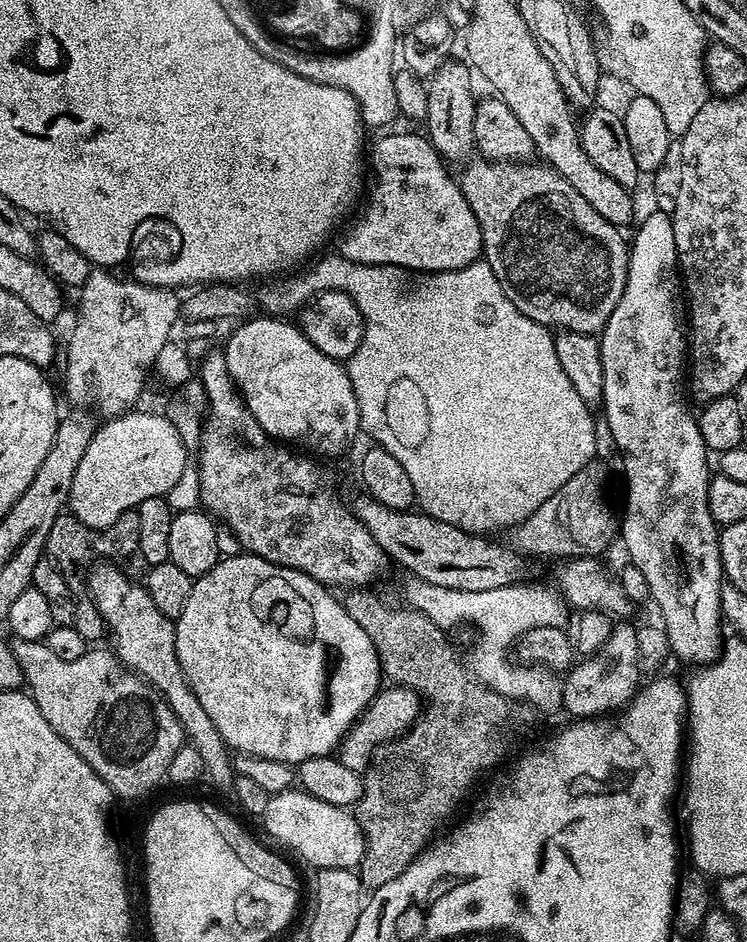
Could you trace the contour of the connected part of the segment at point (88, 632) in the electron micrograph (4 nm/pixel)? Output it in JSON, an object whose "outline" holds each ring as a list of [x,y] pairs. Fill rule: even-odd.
{"outline":[[[135,510],[123,512],[118,522],[114,522],[107,530],[86,526],[77,516],[71,514],[61,514],[54,518],[54,526],[50,526],[50,534],[44,543],[44,555],[34,566],[32,584],[50,604],[50,614],[56,624],[70,626],[70,630],[78,630],[78,634],[82,634],[88,642],[99,641],[96,639],[105,635],[104,619],[94,606],[92,597],[87,594],[72,596],[72,588],[60,568],[72,568],[79,560],[92,562],[103,558],[108,562],[124,562],[120,560],[126,559],[127,556],[135,557],[140,551],[139,517]]]}

